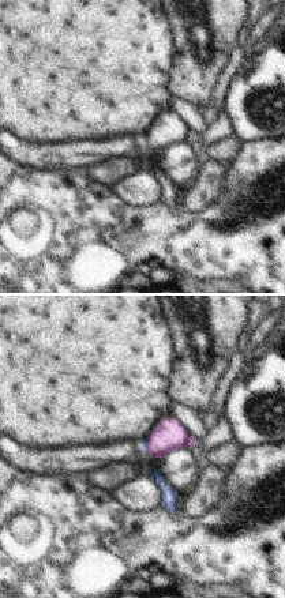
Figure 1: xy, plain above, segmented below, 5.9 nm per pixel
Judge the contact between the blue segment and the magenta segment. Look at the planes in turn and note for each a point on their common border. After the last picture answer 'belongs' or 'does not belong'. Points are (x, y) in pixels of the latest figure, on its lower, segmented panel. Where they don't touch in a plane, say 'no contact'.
(147, 444)

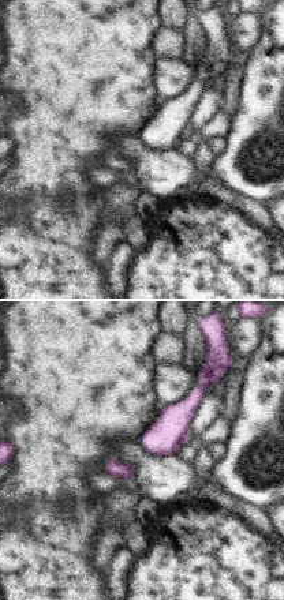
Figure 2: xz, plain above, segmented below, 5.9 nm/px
(141, 438)

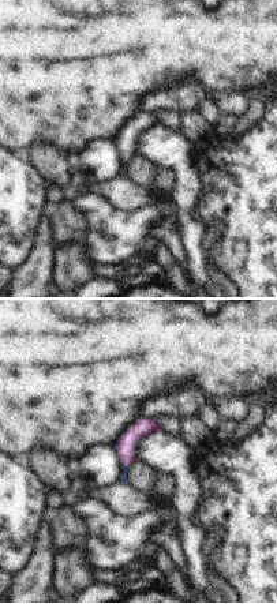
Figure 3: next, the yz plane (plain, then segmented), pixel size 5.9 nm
(116, 449)

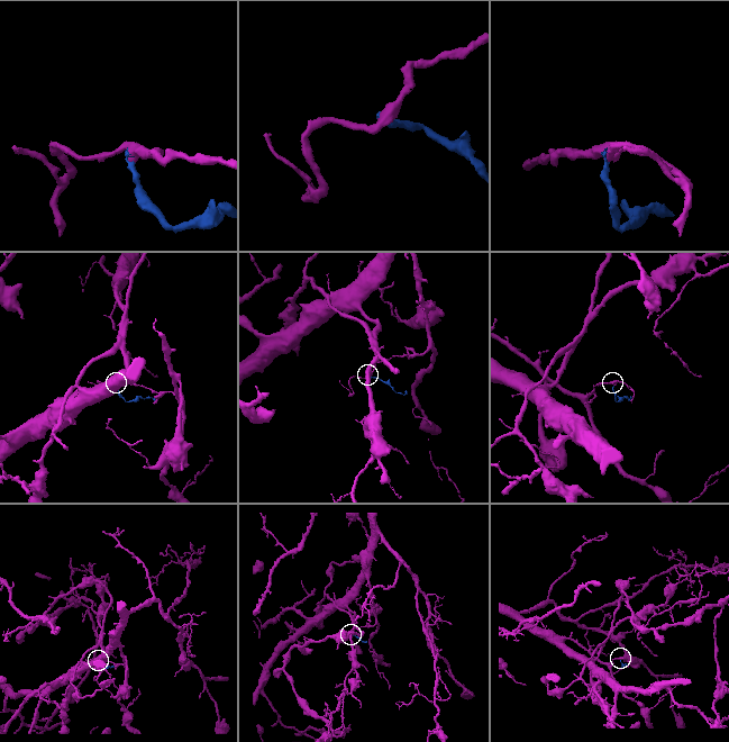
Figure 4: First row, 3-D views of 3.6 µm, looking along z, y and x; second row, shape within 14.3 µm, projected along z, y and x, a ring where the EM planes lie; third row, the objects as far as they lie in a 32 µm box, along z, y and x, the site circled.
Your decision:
belongs

